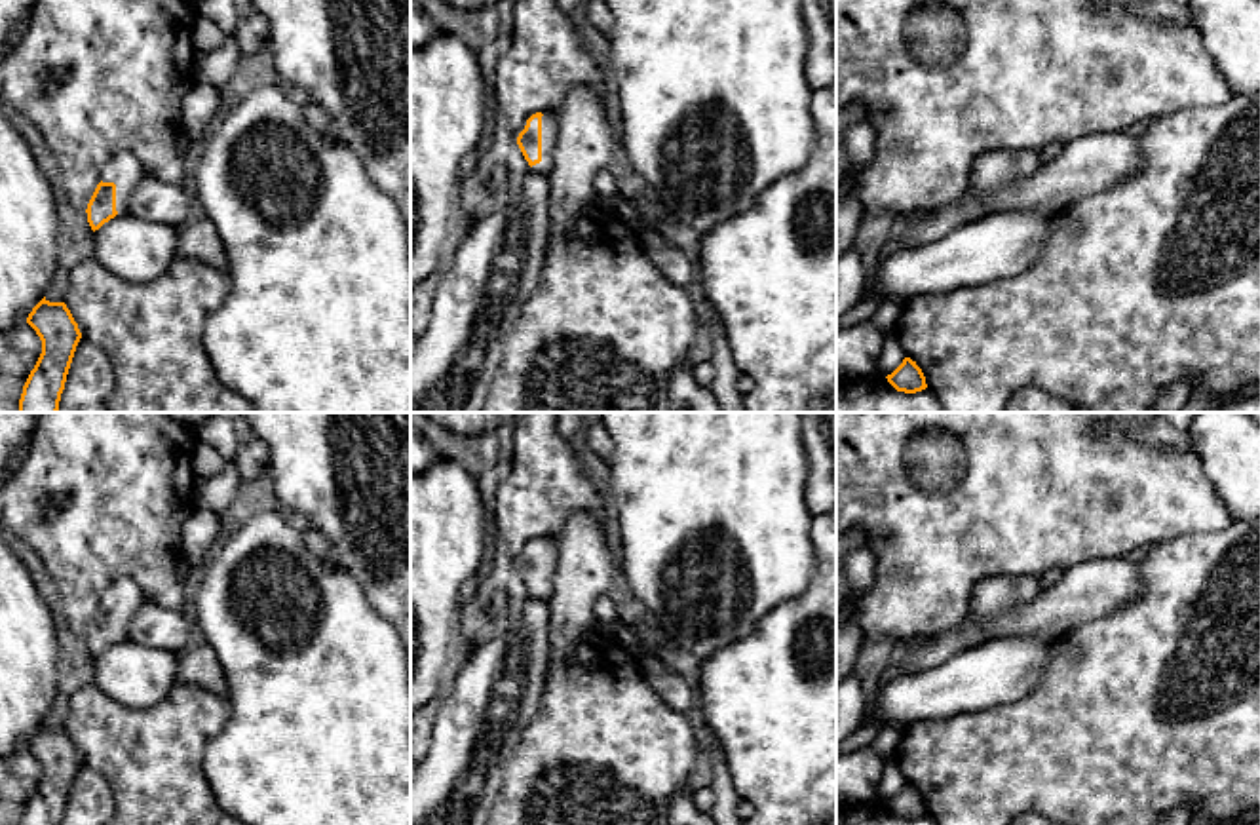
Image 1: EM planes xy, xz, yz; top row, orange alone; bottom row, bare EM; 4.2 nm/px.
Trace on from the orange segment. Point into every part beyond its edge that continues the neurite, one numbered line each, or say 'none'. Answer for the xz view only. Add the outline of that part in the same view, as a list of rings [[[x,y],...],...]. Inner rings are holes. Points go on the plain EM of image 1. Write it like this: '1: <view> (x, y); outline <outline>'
1: xz (548, 548); outline [[[553,540],[542,542],[542,587],[532,591],[532,597],[540,601],[549,601],[555,585],[555,570],[557,570],[557,549]]]

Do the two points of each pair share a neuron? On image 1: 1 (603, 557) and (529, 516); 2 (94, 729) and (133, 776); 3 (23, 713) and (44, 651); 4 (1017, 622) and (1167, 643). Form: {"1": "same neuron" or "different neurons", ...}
{"1": "different neurons", "2": "same neuron", "3": "same neuron", "4": "different neurons"}

